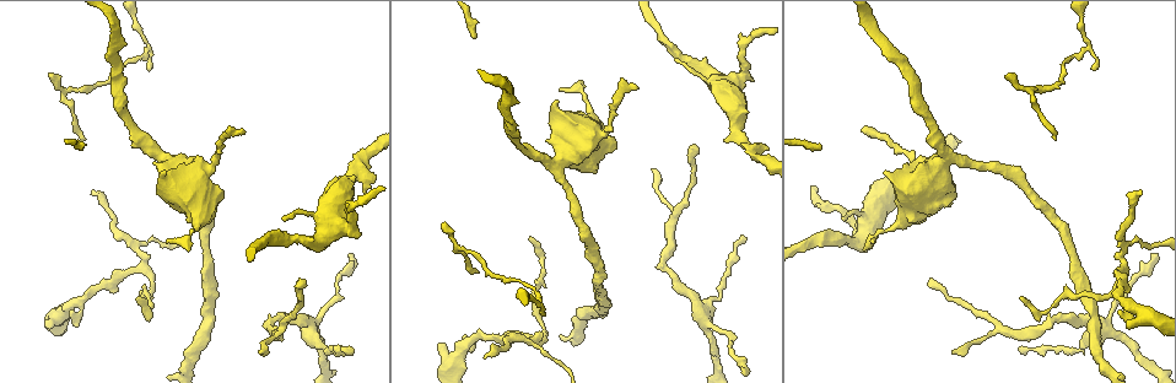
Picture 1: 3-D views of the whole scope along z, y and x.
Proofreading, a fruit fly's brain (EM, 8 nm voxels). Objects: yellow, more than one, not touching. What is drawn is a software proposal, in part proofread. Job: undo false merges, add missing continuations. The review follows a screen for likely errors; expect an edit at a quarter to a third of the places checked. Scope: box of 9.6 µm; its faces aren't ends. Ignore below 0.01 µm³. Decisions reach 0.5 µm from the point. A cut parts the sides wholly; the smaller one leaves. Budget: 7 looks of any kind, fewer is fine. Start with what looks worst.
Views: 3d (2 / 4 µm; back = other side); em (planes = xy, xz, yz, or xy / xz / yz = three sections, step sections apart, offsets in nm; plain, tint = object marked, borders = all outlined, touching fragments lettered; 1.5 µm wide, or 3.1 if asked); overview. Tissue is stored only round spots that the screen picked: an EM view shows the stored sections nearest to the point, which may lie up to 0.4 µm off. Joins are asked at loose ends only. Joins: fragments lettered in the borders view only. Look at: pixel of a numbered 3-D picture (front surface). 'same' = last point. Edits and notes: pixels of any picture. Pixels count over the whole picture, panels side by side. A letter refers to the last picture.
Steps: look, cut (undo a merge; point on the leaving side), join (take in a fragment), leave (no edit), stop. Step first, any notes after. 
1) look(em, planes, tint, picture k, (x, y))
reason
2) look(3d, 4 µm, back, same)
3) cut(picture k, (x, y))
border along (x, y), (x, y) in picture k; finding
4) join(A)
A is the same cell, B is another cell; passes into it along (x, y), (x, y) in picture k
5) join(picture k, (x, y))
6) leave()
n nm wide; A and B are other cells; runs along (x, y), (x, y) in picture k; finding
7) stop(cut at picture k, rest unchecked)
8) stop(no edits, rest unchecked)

look(em, planes, borders, picture 1, (635, 86))
tapers out

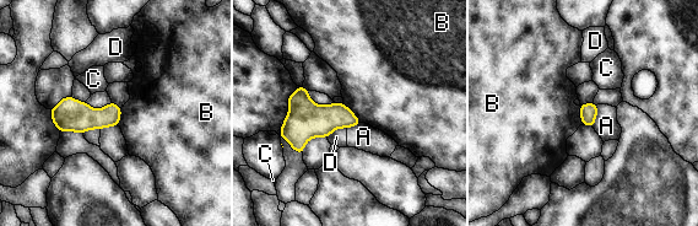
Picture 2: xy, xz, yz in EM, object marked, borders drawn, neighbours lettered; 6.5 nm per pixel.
leave()
110 nm wide; A, B, C and D are other cells; border along (344, 102), (362, 122) in picture 2; no lettered fragment goes on from it

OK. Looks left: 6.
look(em, xy, step 4, tint, picture 1, (365, 190))
an open end

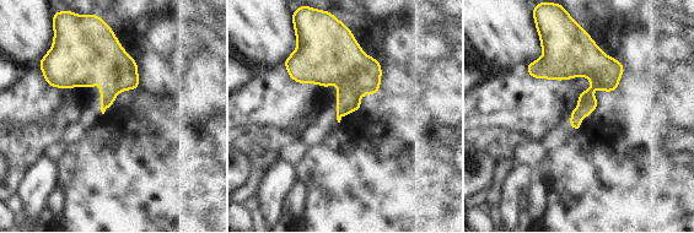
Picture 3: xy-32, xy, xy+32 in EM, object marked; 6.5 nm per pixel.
look(em, planes, borders, same)

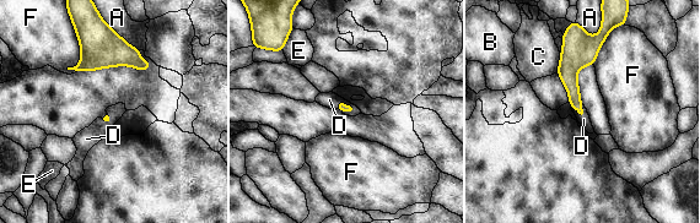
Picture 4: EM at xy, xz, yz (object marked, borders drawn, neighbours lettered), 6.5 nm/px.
join(picture 4, (329, 99))
D is the same cell, A, B, C, E and F are other cells; it goes on there

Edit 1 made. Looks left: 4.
look(overview)
see it whole again

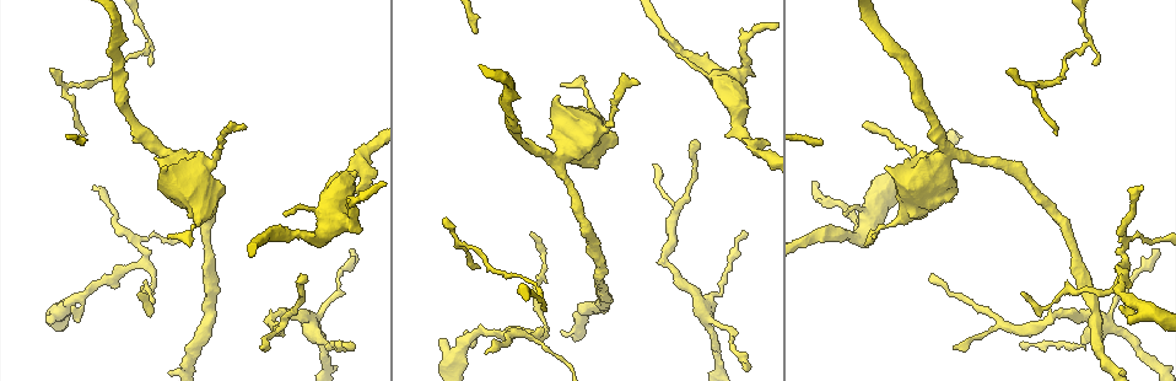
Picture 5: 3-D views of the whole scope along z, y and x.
look(em, yz, step 8, borders, picture 5, (354, 350))
branch stops here

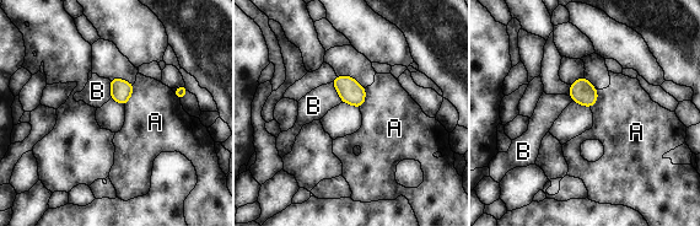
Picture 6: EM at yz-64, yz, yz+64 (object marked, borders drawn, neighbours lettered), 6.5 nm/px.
leave()
A and B are other cells; border along (134, 84), (133, 92), (125, 106) in picture 6; none of them fits

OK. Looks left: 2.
stop(join at picture 4, rest unchecked)

